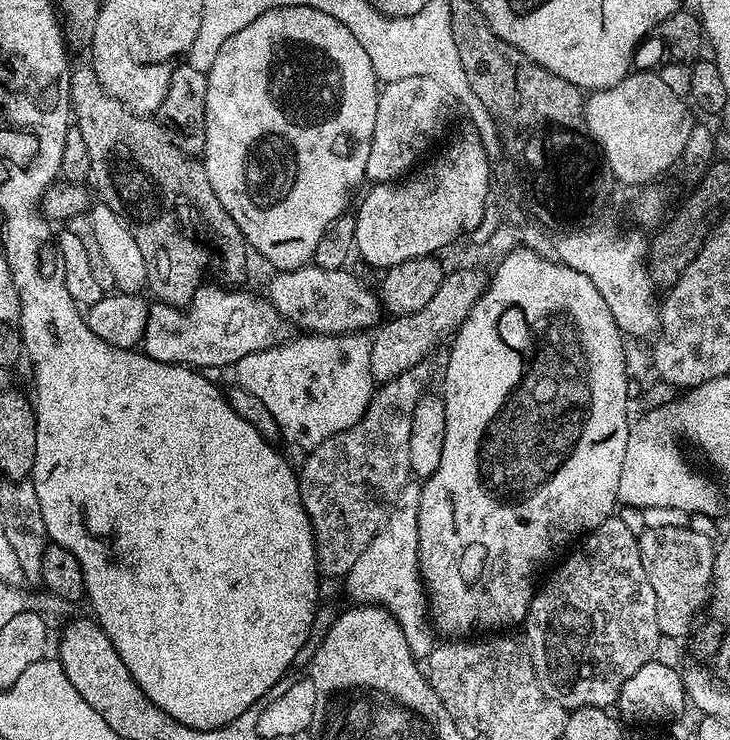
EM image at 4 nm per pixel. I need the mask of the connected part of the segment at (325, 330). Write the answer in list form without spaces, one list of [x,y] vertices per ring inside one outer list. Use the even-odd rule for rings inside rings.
[[[305,266],[303,268],[296,268],[293,272],[281,272],[277,271],[275,273],[276,277],[268,284],[268,292],[266,291],[267,299],[272,301],[272,305],[279,310],[281,316],[288,321],[289,324],[295,326],[297,329],[303,330],[308,334],[356,334],[361,330],[368,330],[364,328],[375,329],[377,325],[381,323],[382,317],[380,317],[380,312],[382,313],[382,301],[375,291],[372,292],[367,288],[366,285],[360,284],[360,280],[356,276],[351,276],[348,270],[344,268],[339,268],[338,270],[322,270],[321,268],[315,266]]]

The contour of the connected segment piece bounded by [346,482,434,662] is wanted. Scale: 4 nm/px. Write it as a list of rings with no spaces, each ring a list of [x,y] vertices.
[[[409,482],[402,486],[402,494],[384,519],[384,525],[370,538],[370,546],[362,550],[358,562],[350,566],[346,583],[348,592],[357,605],[375,604],[385,608],[402,626],[410,654],[417,662],[427,661],[434,647],[434,628],[430,623],[428,597],[424,591],[424,581],[420,579],[418,562],[418,510],[420,509],[421,485]]]

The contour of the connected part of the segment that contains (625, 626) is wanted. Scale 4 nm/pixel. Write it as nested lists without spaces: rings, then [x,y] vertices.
[[[613,514],[609,520],[602,522],[602,526],[598,526],[593,532],[587,533],[583,537],[582,543],[584,545],[581,548],[573,547],[571,549],[573,552],[561,562],[560,569],[541,588],[539,585],[535,589],[528,607],[528,619],[522,628],[522,631],[528,635],[526,647],[528,653],[532,656],[532,665],[542,690],[550,699],[562,705],[565,710],[573,708],[608,708],[615,705],[619,701],[620,691],[626,682],[626,678],[638,674],[638,670],[642,670],[642,666],[646,666],[646,662],[657,659],[659,652],[656,651],[659,650],[660,643],[662,643],[662,637],[658,630],[658,610],[656,609],[654,590],[650,586],[650,578],[646,578],[646,570],[642,570],[642,554],[640,553],[638,536],[631,533],[629,527],[616,514]]]

